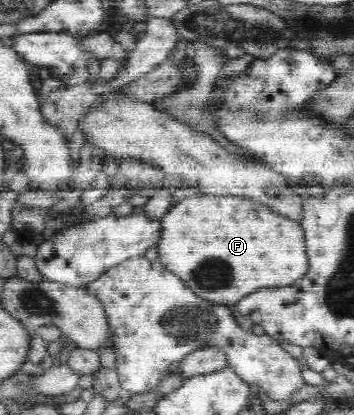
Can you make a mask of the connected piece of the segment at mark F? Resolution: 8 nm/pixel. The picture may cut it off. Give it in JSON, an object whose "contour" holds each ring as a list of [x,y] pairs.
{"contour":[[[190,191],[180,203],[165,212],[162,228],[164,235],[157,245],[159,260],[176,275],[184,275],[188,287],[198,295],[218,303],[234,304],[244,295],[264,287],[293,285],[311,270],[301,221],[272,211],[270,205],[258,205],[256,213],[256,199],[251,197],[240,197],[233,193]]]}

